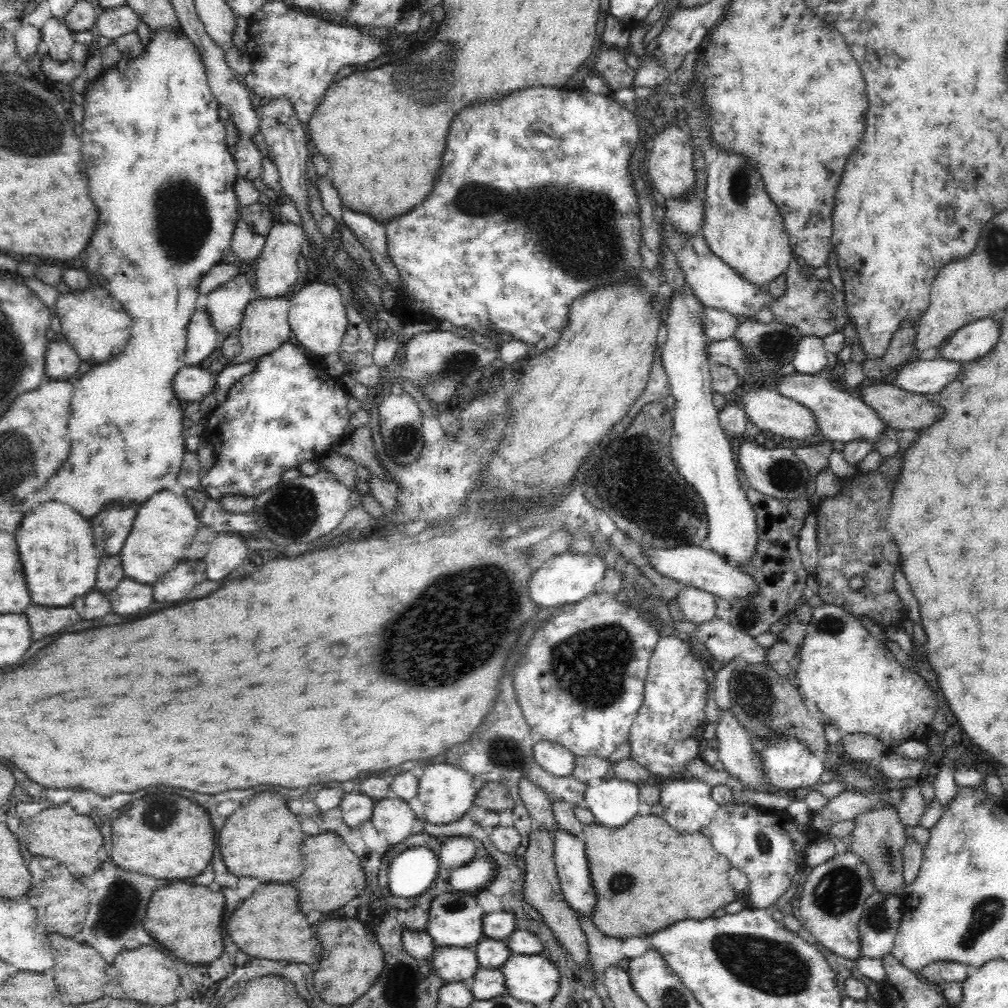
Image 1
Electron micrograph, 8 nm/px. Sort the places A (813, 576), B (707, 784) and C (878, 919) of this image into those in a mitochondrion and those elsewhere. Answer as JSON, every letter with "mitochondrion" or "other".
{"A":"other","B":"other","C":"mitochondrion"}

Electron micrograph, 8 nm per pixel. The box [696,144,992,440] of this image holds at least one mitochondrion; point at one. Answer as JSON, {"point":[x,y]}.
{"point":[739,186]}

